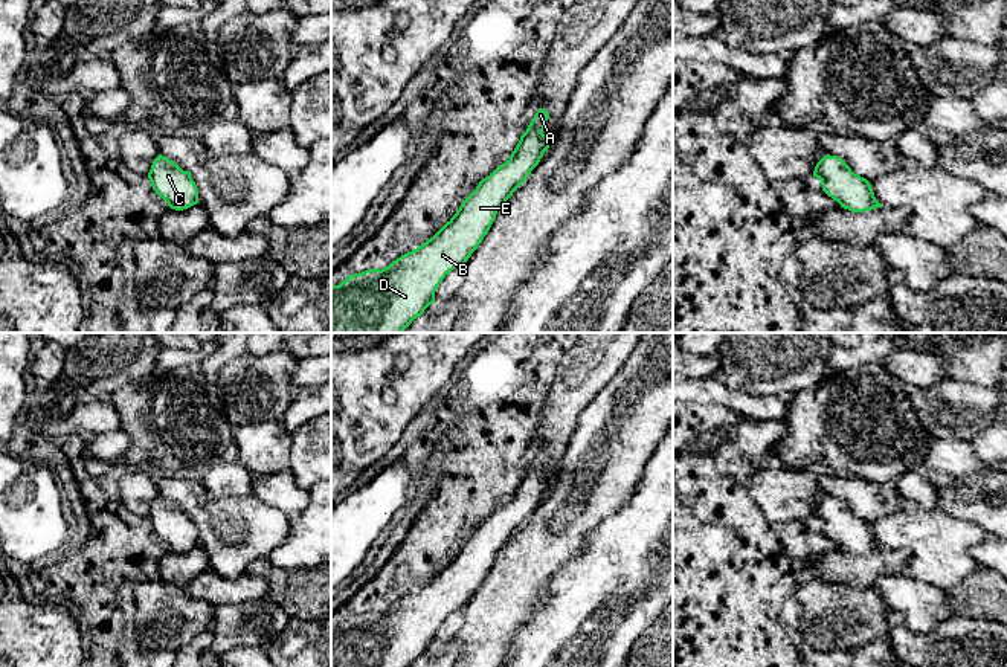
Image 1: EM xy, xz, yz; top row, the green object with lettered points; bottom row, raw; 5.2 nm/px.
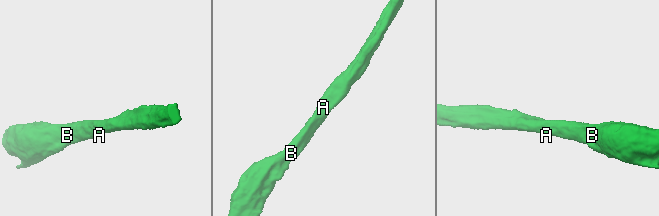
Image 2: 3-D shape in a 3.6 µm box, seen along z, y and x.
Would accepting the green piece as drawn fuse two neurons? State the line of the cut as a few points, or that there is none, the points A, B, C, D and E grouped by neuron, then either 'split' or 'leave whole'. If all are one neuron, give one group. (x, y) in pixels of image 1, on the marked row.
no cut | A B C D E | leave whole

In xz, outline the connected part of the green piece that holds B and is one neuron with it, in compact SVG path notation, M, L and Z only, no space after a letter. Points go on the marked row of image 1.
M539 108L510 159L482 179L456 214L424 244L384 269L369 269L331 285L331 333L401 333L435 302L435 292L453 269L467 263L488 234L497 211L526 180L549 148L543 134L549 113Z

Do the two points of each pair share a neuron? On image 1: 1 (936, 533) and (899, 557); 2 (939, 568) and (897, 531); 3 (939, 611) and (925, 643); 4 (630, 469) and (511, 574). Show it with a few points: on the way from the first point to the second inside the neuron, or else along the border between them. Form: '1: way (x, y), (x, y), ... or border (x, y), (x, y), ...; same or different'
1: border (882, 547), (908, 553), (907, 573); different
2: way (928, 557), (908, 538); same
3: border (899, 611), (917, 632), (933, 632), (955, 614); different
4: way (601, 498), (565, 534), (550, 539), (540, 548); same

